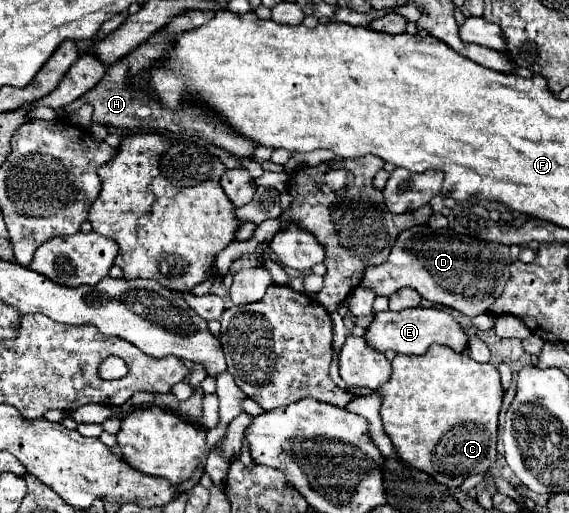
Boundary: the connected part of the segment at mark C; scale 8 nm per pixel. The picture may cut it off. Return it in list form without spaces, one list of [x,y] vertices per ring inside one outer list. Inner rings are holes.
[[[431,345],[425,355],[397,355],[393,359],[391,379],[381,385],[377,393],[383,397],[383,429],[407,465],[429,473],[435,481],[447,487],[459,487],[465,477],[485,473],[495,465],[497,415],[505,391],[493,363],[477,363],[467,353],[455,353],[445,345]]]

